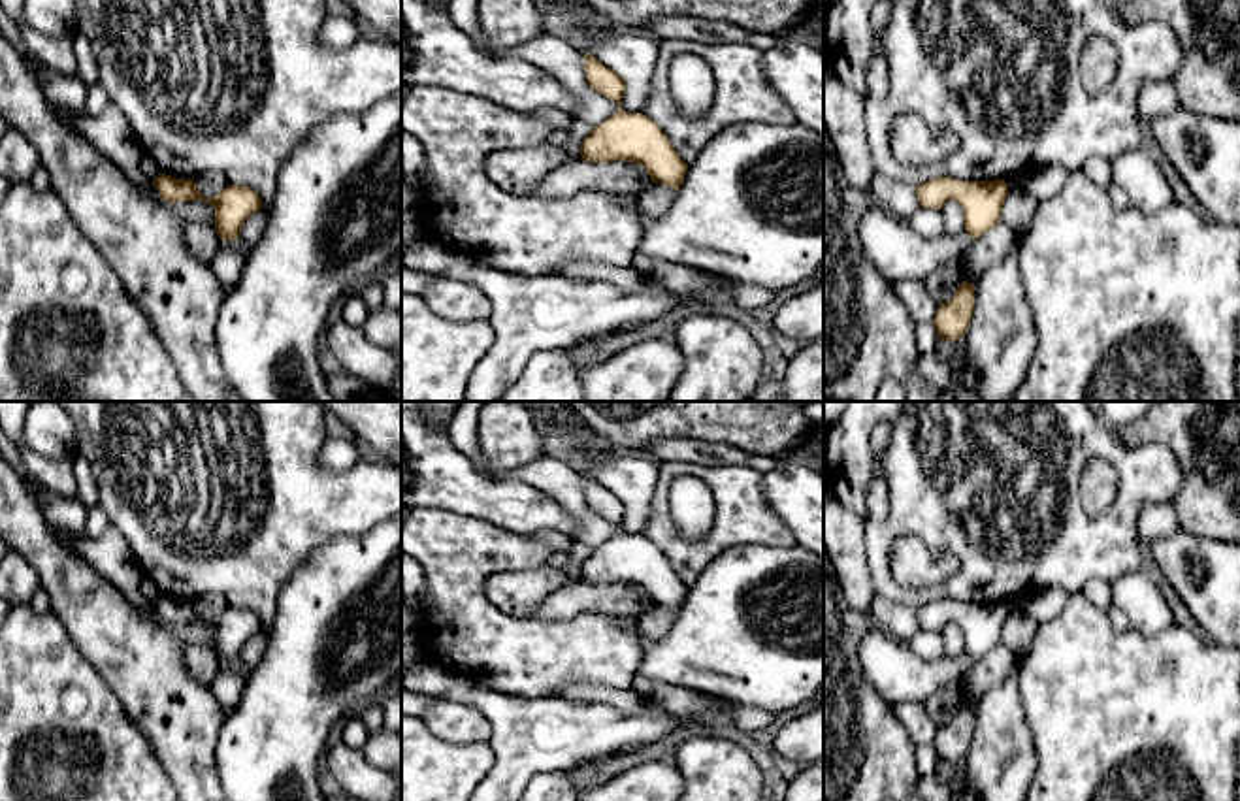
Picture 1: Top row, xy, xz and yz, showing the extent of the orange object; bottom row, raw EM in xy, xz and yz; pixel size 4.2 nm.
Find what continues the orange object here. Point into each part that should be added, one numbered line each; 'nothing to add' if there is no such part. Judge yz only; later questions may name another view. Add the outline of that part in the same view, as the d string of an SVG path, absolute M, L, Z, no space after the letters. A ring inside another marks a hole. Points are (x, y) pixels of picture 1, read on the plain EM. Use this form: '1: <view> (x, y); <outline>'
nothing to add

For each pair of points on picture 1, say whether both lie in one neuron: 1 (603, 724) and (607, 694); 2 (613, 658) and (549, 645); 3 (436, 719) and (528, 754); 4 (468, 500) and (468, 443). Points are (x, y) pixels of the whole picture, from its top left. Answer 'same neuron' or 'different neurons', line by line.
1: different neurons
2: same neuron
3: different neurons
4: different neurons

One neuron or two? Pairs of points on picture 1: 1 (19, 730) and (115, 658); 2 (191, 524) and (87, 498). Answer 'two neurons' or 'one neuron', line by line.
1: two neurons
2: two neurons

